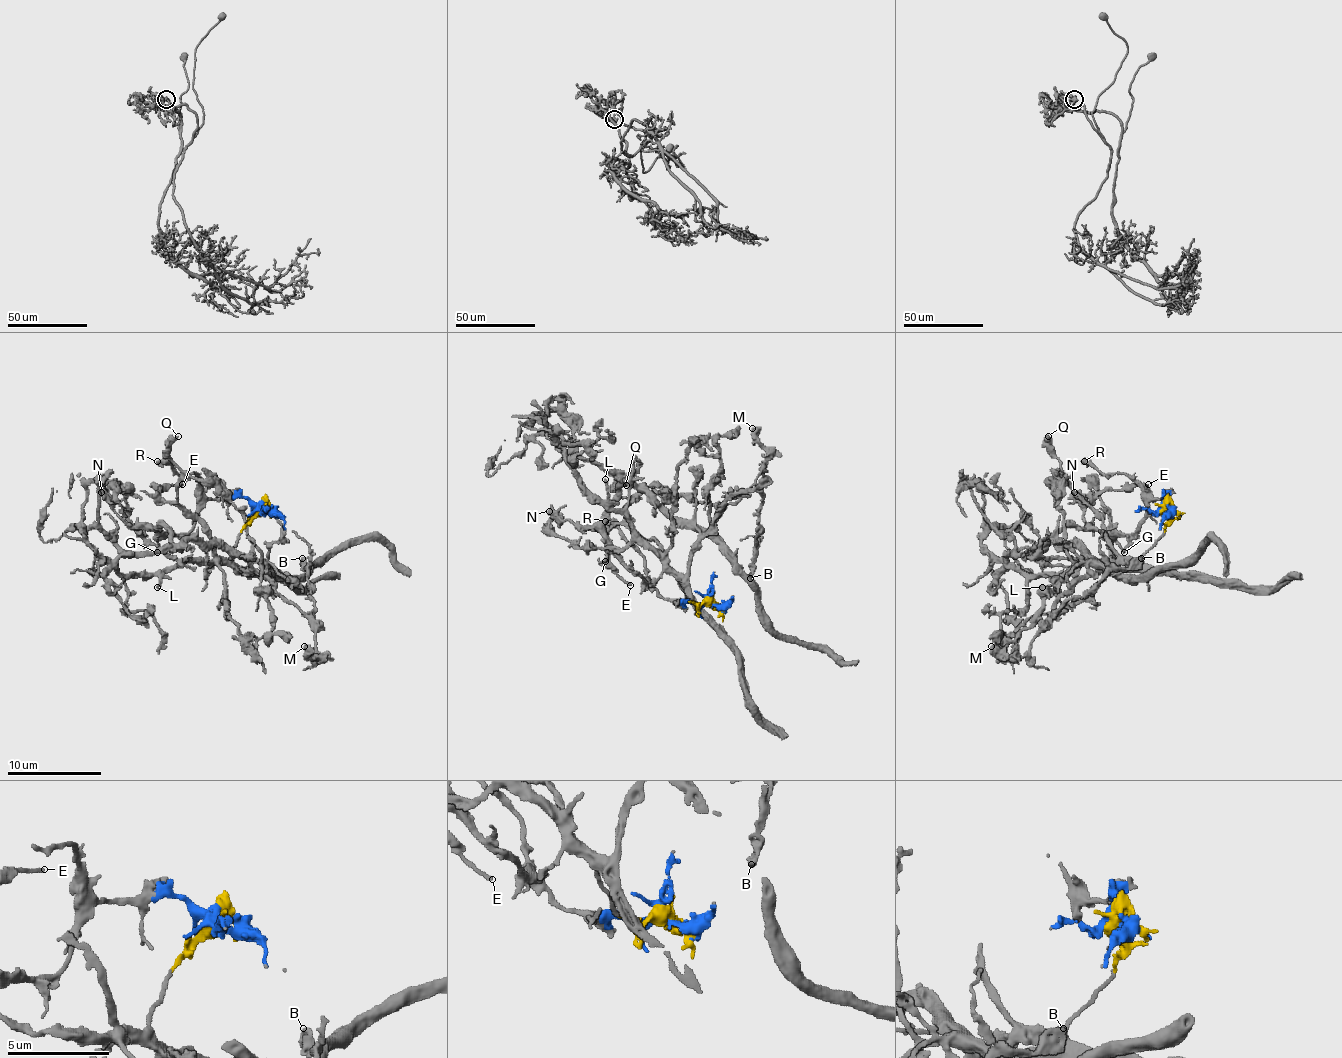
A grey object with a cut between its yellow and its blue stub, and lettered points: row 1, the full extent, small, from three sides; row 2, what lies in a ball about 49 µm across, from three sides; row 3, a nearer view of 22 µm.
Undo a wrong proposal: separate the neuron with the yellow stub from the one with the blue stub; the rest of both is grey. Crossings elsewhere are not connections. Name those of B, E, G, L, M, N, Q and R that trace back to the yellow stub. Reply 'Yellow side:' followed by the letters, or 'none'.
Yellow side: B, E, L, M, Q

